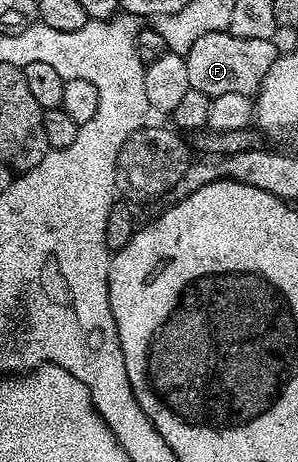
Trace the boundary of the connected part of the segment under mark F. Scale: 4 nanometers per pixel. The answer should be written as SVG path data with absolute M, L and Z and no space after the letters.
M206 32L193 42L185 55L185 67L189 69L189 86L201 90L201 94L213 97L217 94L245 94L254 97L265 82L265 74L281 55L275 40L265 38L237 38L232 32Z

